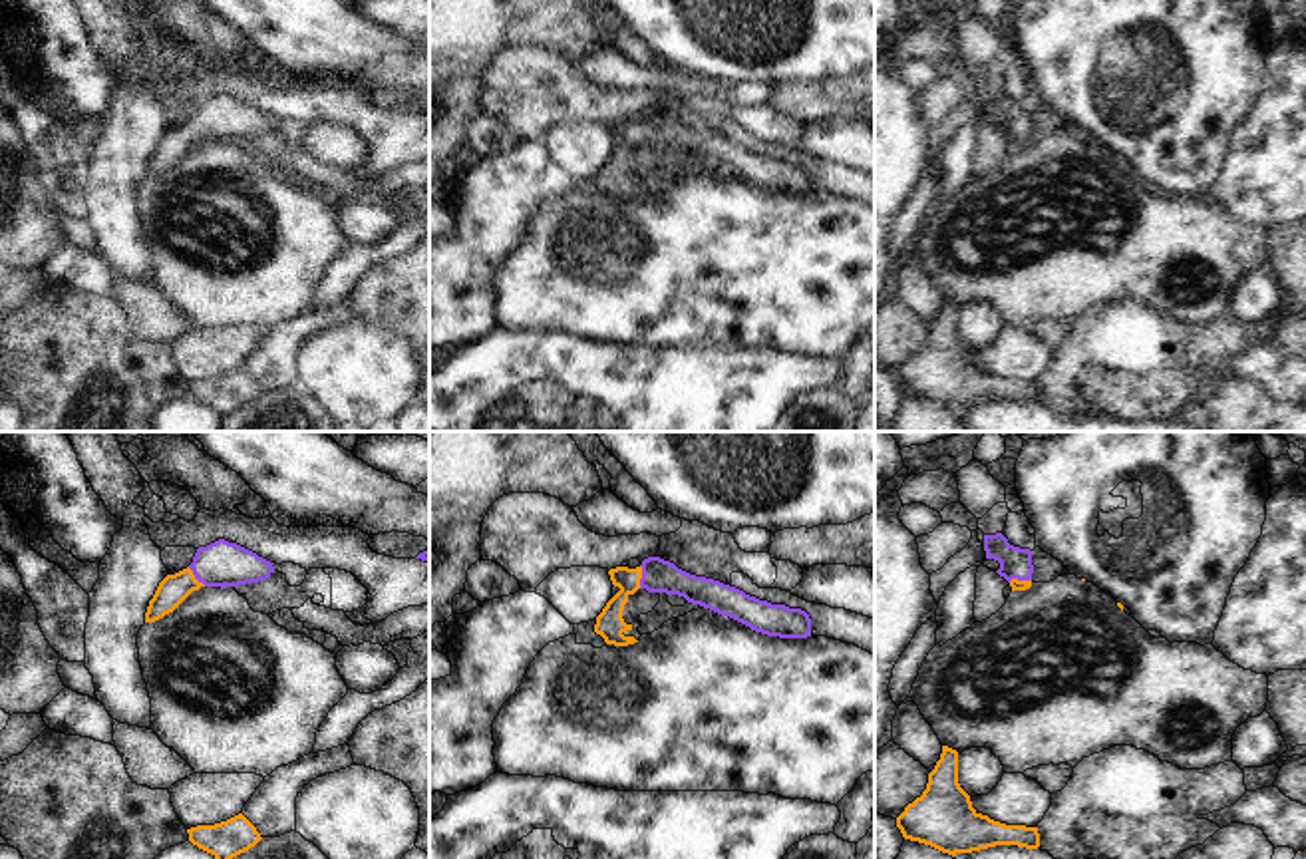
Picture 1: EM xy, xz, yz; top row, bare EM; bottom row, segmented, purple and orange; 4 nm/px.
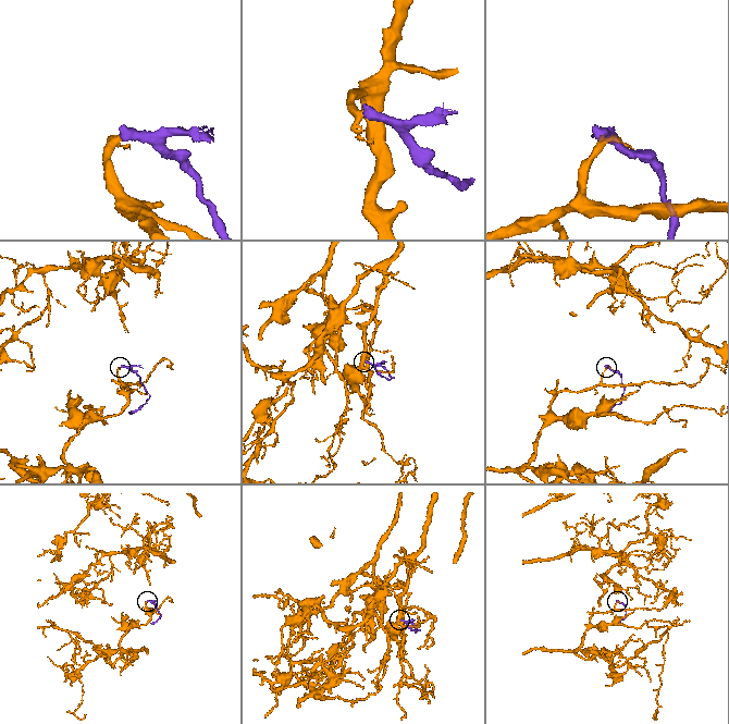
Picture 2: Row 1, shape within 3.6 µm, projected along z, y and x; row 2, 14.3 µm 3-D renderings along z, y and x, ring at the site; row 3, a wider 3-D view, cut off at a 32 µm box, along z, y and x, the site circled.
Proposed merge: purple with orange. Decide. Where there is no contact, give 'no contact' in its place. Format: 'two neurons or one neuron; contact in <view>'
one neuron; contact in xz

